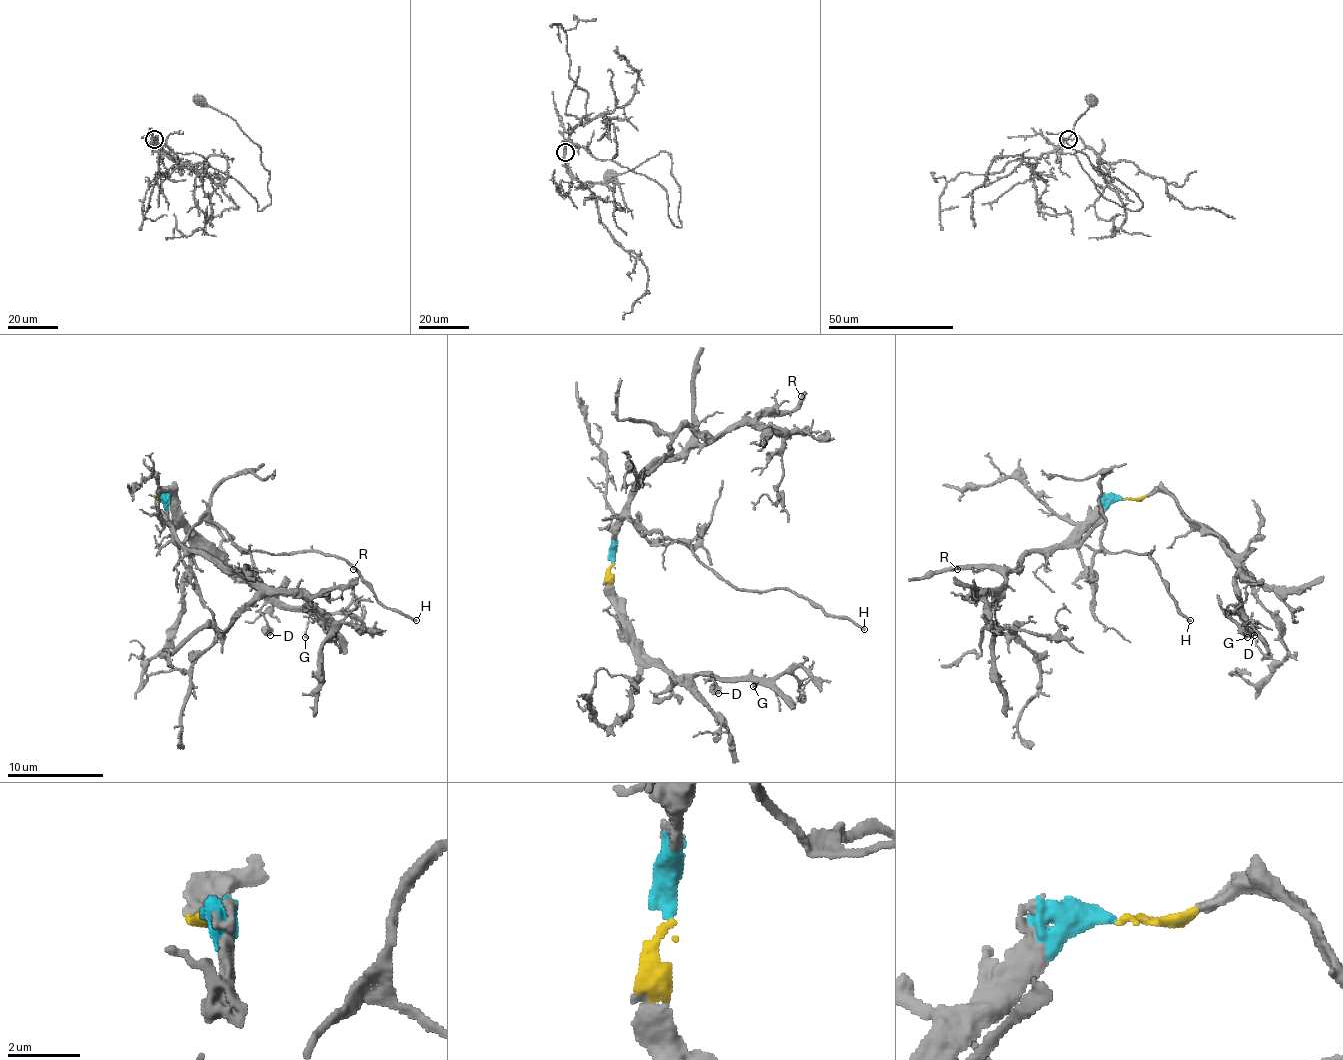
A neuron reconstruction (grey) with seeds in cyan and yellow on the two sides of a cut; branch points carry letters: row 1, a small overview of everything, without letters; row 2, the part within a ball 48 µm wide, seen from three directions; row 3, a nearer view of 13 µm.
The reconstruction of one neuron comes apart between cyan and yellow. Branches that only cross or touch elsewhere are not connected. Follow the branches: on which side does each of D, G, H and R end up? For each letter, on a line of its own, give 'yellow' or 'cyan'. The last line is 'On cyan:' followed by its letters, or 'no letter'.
D: yellow
G: yellow
H: cyan
R: cyan
On cyan: H, R

